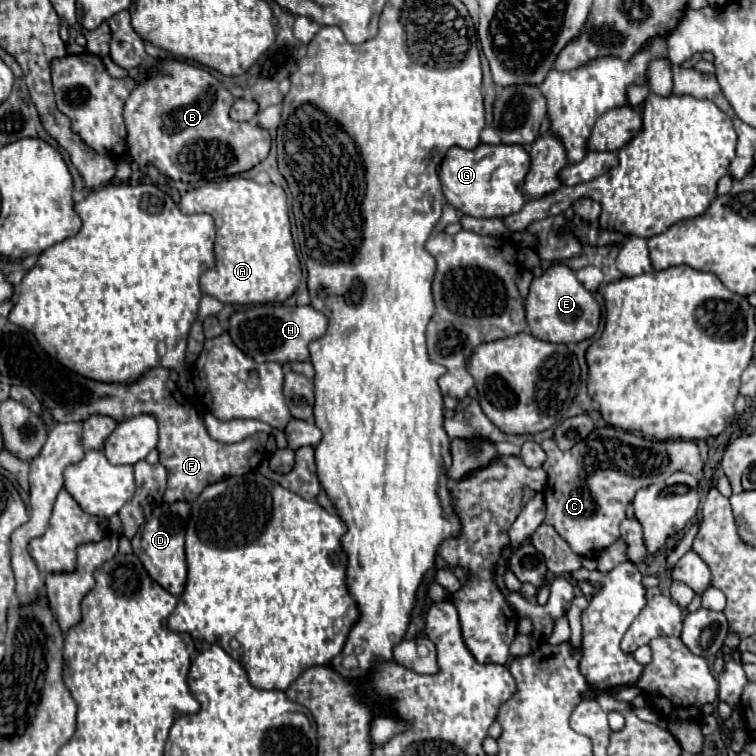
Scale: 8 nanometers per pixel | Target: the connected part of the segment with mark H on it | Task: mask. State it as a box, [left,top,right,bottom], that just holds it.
[228,304,328,362]

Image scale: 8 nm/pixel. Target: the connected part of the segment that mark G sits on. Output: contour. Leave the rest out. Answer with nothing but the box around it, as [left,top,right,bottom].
[440,144,530,218]

